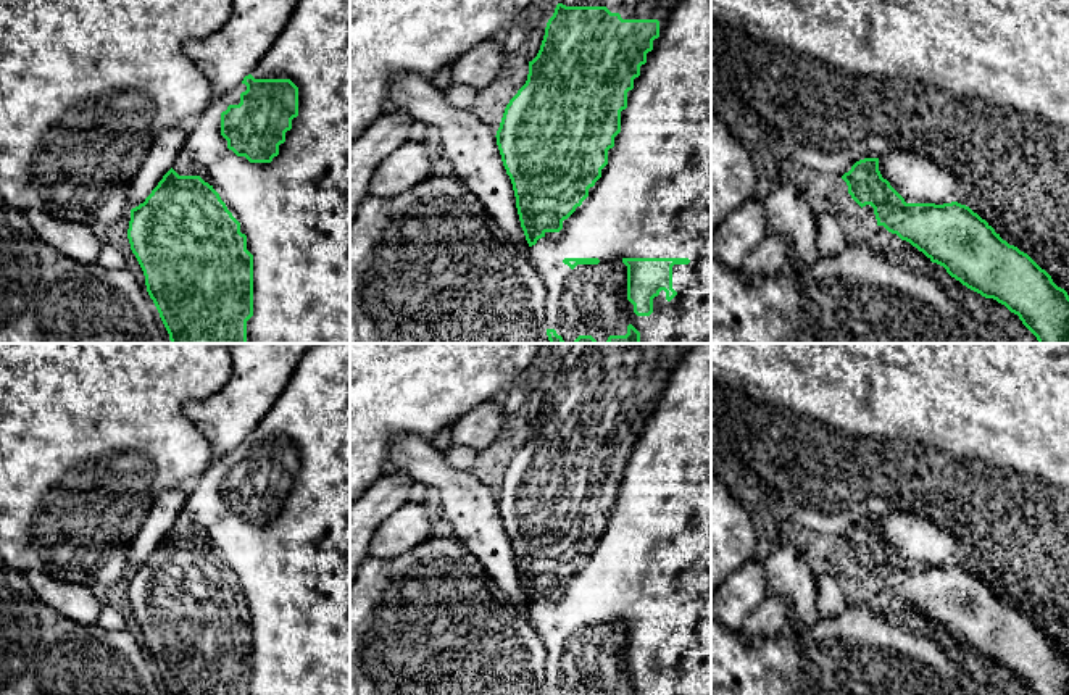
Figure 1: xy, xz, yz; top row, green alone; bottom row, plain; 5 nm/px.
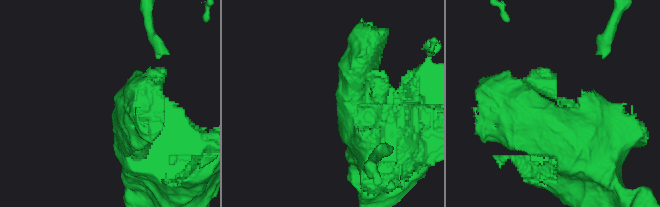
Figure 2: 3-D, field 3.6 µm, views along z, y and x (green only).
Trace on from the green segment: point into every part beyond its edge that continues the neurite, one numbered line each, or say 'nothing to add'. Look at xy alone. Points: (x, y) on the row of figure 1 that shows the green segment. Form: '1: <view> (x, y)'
1: xy (295, 210)

